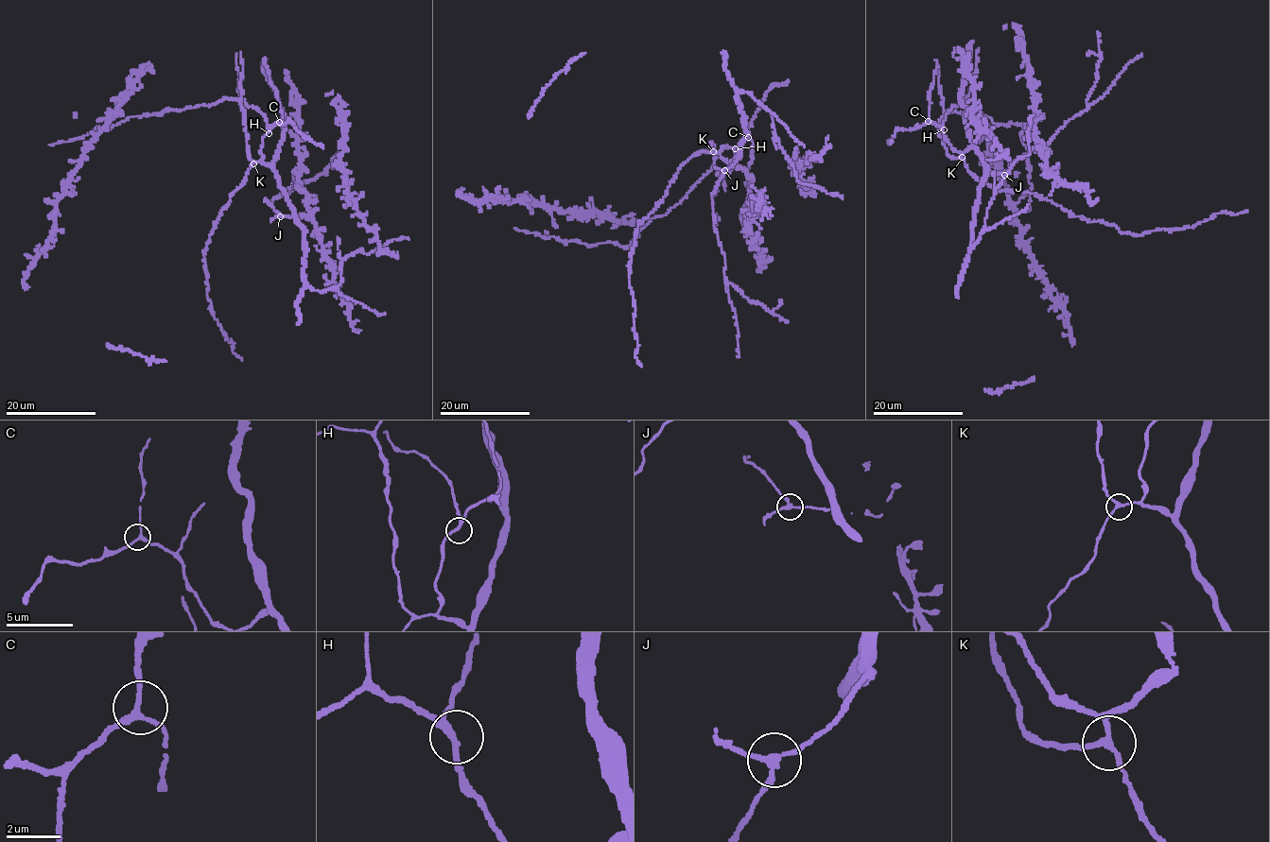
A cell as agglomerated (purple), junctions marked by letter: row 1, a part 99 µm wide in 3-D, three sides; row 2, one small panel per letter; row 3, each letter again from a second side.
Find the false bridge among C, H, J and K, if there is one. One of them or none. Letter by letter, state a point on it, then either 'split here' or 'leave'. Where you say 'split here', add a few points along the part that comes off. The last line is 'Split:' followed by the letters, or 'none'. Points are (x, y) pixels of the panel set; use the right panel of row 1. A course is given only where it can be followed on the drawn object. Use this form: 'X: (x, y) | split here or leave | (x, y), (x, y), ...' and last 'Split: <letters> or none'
C: (928, 121) | leave
H: (944, 129) | leave
J: (1004, 175) | leave
K: (962, 157) | leave
Split: none

